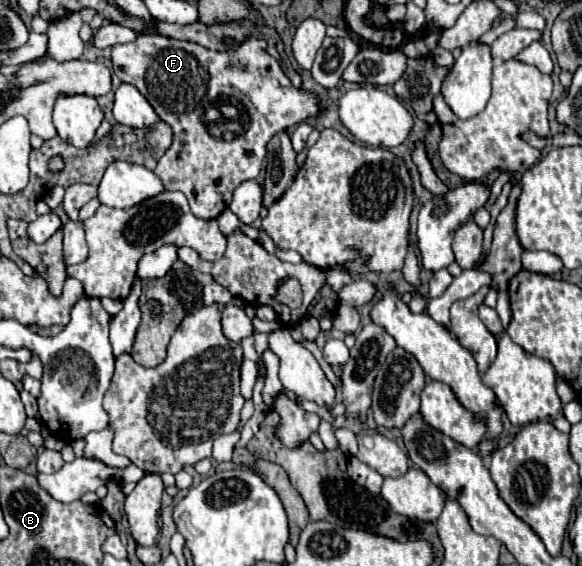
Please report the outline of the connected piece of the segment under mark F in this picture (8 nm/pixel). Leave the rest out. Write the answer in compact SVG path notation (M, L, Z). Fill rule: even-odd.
M139 33L135 41L113 47L113 73L123 83L135 85L149 99L161 121L169 123L173 129L173 145L159 159L155 175L161 179L165 189L185 193L193 215L199 219L219 217L229 207L233 189L259 175L267 153L267 141L275 133L319 113L319 101L313 95L295 89L283 75L279 63L265 49L267 43L263 39L247 39L237 51L221 53L197 43L177 41L153 33Z

